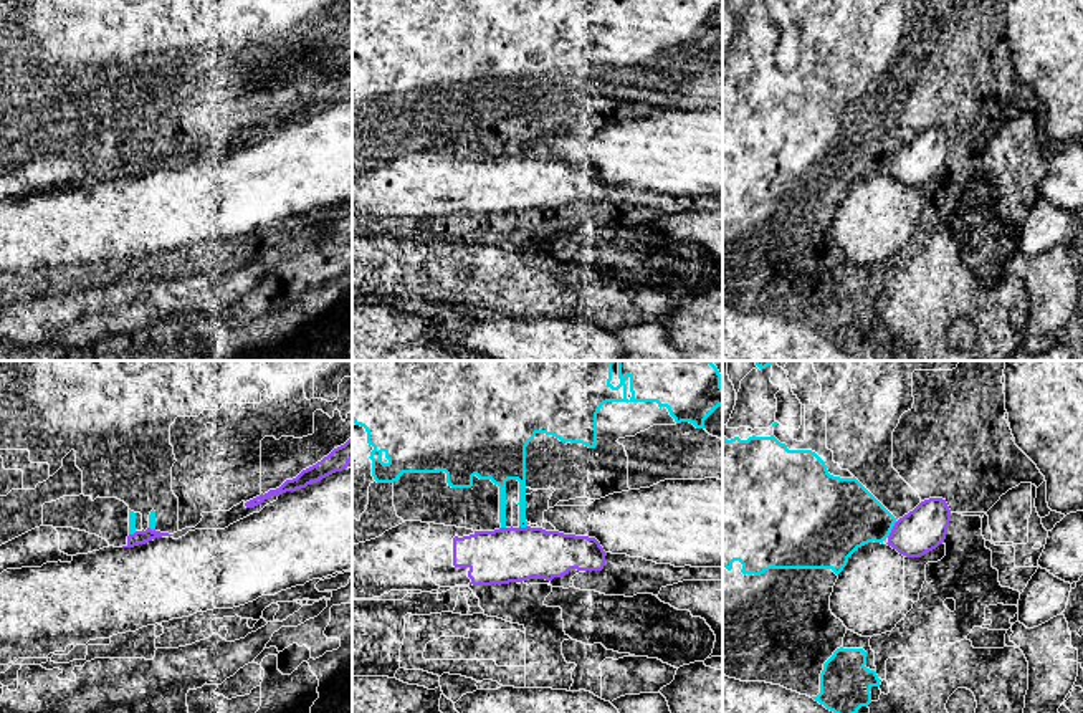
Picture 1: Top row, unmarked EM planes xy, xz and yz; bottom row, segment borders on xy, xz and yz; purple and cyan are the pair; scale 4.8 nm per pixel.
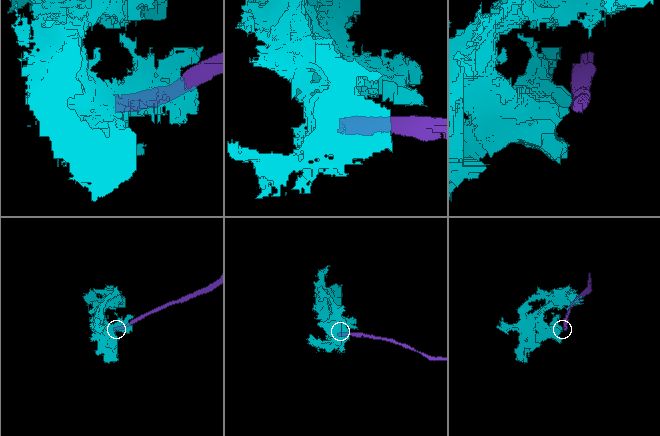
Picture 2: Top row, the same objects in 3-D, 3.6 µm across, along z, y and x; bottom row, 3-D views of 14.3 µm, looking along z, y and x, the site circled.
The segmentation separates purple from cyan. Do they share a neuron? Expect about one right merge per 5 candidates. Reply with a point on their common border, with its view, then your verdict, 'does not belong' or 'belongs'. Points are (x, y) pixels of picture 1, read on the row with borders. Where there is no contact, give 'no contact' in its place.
meets purple in yz at (892, 530); does not belong

